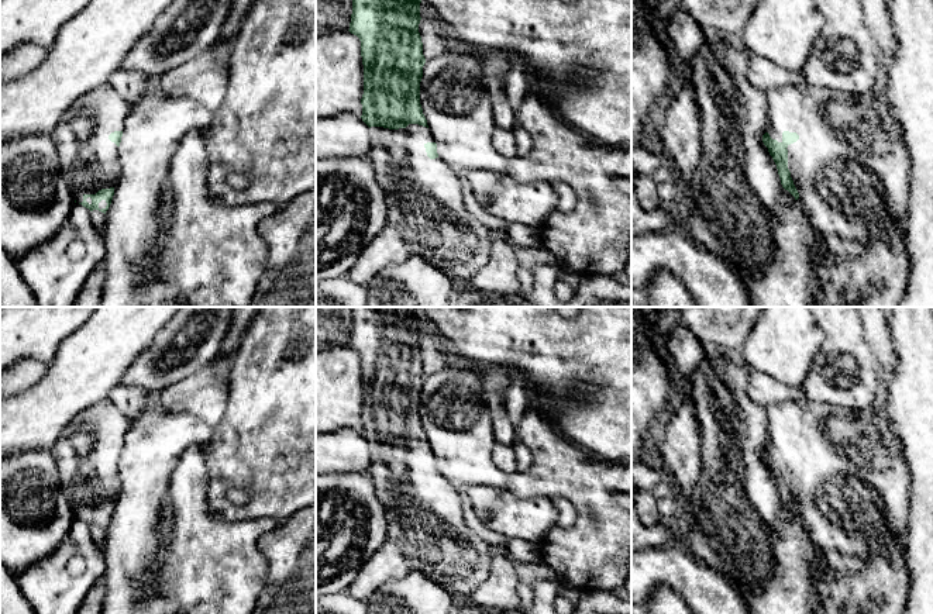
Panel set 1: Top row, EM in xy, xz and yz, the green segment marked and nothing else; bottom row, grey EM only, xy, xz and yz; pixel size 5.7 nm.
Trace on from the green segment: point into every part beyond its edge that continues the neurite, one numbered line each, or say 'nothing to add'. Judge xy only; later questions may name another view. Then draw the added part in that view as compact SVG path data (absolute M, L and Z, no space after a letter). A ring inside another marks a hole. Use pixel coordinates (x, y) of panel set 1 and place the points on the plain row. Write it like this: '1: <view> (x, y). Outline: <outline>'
1: xy (89, 476). Outline: M109 399L80 411L63 428L52 451L62 491L76 518L82 518L85 510L96 510L117 500L121 490L118 462L109 455L109 451L124 446L124 437L130 428L131 420Z

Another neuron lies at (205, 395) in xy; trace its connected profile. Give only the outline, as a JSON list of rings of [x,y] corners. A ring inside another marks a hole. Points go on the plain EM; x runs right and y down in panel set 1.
[[[235,352],[217,356],[197,373],[161,391],[161,406],[168,413],[187,413],[217,427],[228,403],[230,372]]]

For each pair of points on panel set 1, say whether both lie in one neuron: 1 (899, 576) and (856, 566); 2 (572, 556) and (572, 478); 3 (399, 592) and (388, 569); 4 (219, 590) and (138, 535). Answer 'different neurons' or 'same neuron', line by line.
1: different neurons
2: same neuron
3: different neurons
4: different neurons

